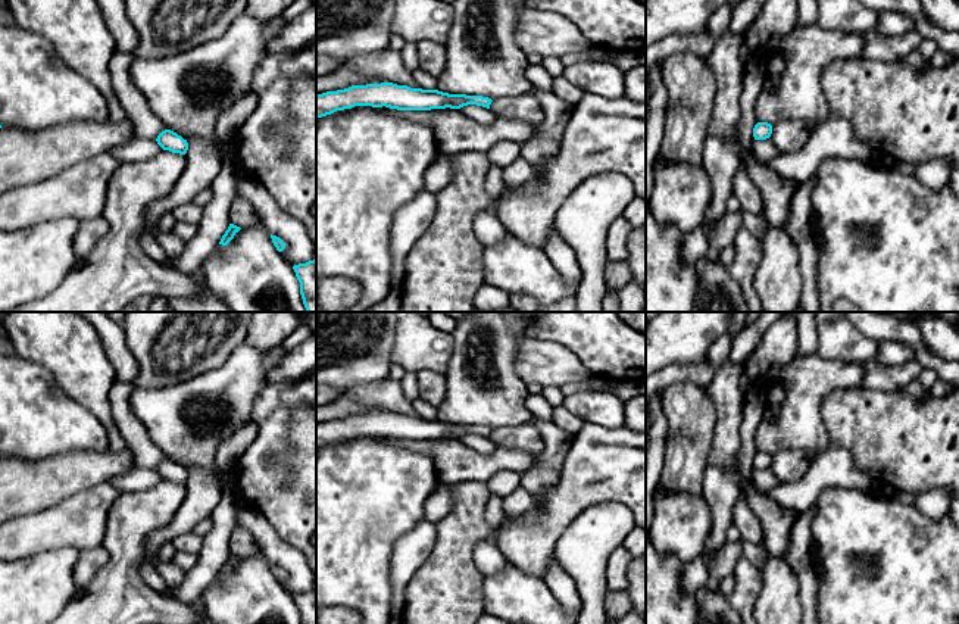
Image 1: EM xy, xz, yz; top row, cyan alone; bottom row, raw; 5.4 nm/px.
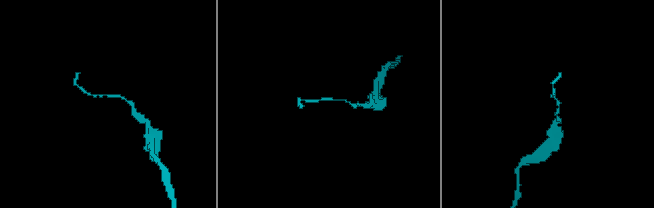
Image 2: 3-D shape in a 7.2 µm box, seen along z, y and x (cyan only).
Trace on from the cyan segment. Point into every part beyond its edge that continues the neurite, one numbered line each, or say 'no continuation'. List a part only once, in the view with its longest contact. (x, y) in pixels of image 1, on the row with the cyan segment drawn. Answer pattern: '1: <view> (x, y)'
no continuation

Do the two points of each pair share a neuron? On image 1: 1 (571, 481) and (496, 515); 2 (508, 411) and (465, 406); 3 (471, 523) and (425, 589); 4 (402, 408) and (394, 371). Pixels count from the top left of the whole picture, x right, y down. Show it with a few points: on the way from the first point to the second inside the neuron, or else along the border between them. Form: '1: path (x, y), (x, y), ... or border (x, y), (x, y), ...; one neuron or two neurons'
1: border (505, 523), (493, 537); two neurons
2: path (497, 406), (475, 406); one neuron
3: path (456, 539), (452, 562), (441, 573); one neuron
4: border (387, 377), (399, 381); two neurons

